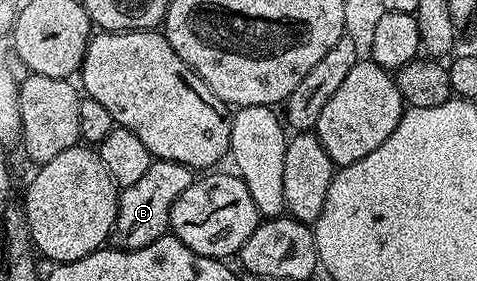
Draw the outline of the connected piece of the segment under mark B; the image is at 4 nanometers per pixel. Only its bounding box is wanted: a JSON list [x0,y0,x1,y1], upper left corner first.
[112,159,195,251]

